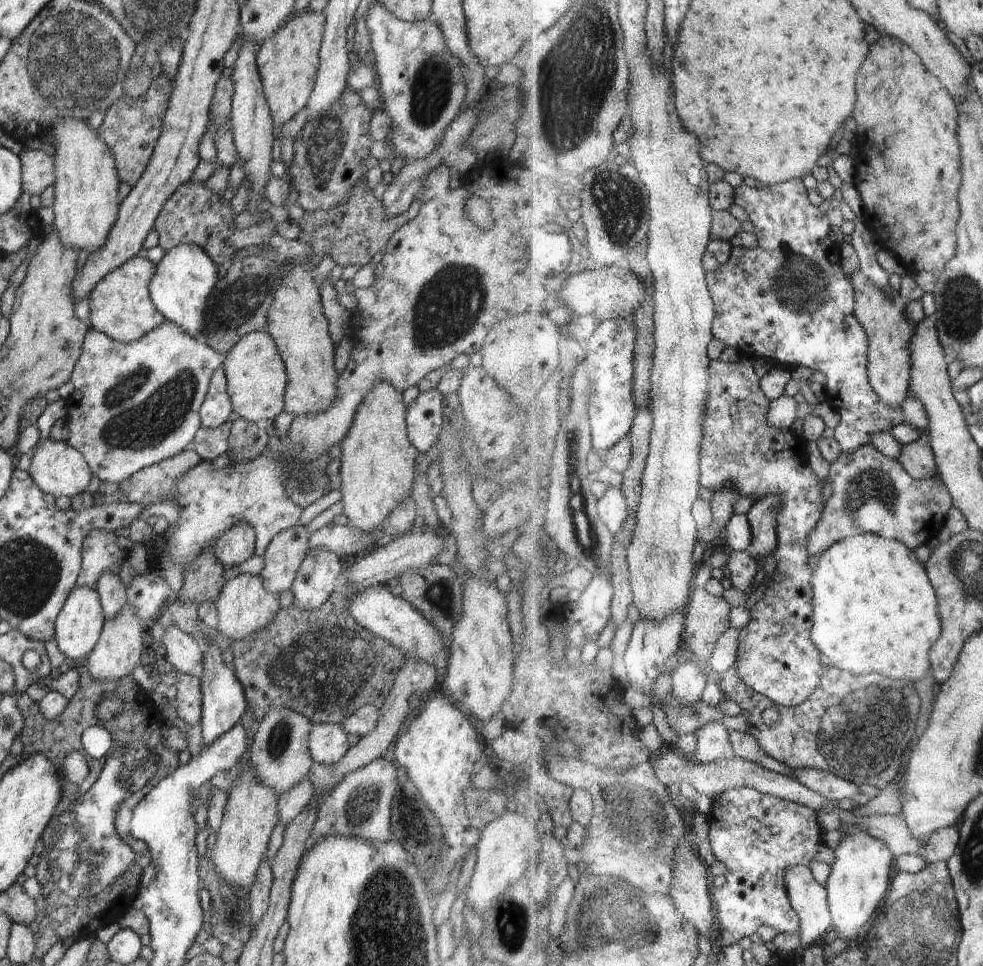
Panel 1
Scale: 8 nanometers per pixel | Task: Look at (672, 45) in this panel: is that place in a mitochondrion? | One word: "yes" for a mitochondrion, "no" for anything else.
no

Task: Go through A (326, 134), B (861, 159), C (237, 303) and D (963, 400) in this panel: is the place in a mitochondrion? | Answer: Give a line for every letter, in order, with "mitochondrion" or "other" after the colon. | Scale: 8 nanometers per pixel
A: mitochondrion
B: other
C: mitochondrion
D: other

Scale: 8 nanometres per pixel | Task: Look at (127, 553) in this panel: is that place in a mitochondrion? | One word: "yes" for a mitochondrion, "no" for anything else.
no

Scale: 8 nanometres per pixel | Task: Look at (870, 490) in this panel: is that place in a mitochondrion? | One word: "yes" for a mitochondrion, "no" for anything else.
yes

